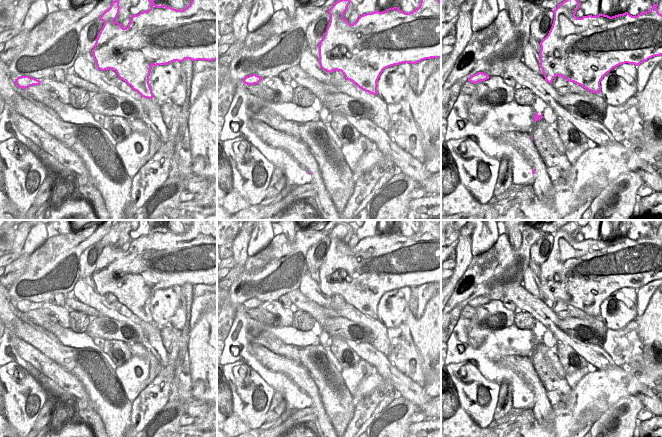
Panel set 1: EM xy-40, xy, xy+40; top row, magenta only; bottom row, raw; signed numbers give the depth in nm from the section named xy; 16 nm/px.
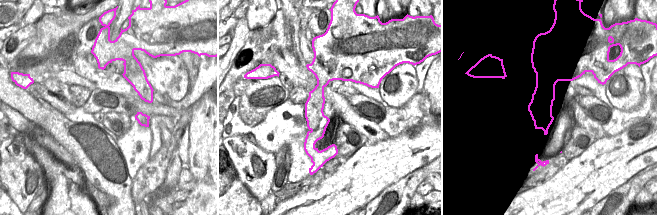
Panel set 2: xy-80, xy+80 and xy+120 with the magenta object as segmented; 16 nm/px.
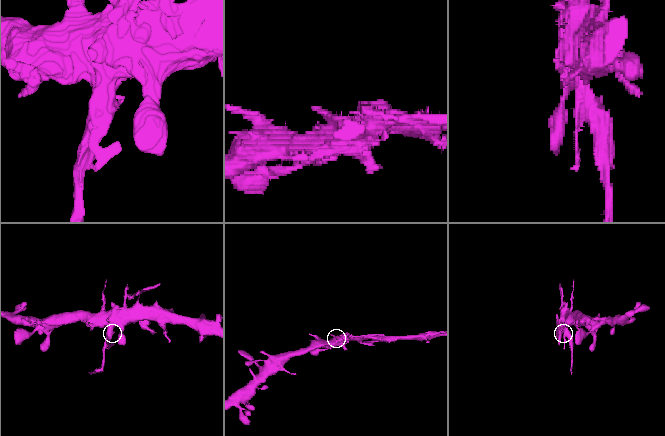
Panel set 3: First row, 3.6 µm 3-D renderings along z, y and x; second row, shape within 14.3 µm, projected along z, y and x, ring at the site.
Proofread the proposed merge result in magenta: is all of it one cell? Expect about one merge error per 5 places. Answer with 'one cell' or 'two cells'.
one cell

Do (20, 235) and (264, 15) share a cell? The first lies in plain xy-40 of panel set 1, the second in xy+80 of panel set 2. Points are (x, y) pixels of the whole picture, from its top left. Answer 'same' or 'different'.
different

